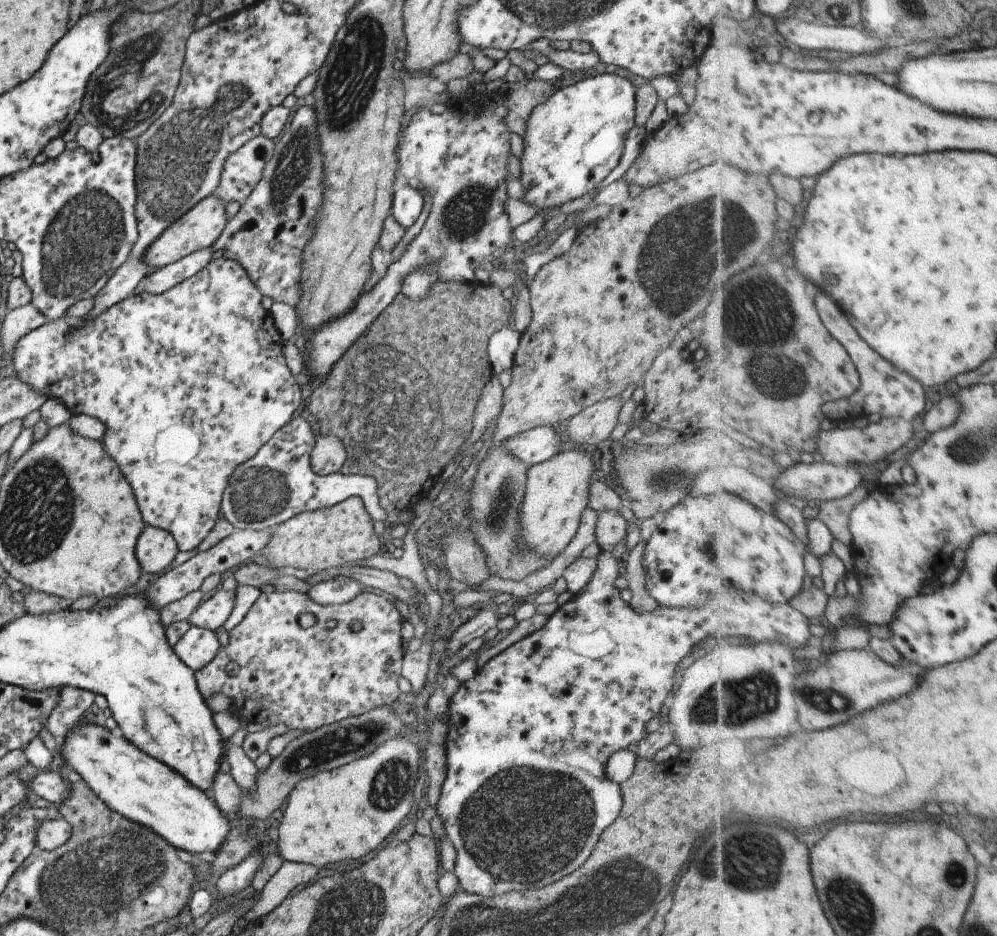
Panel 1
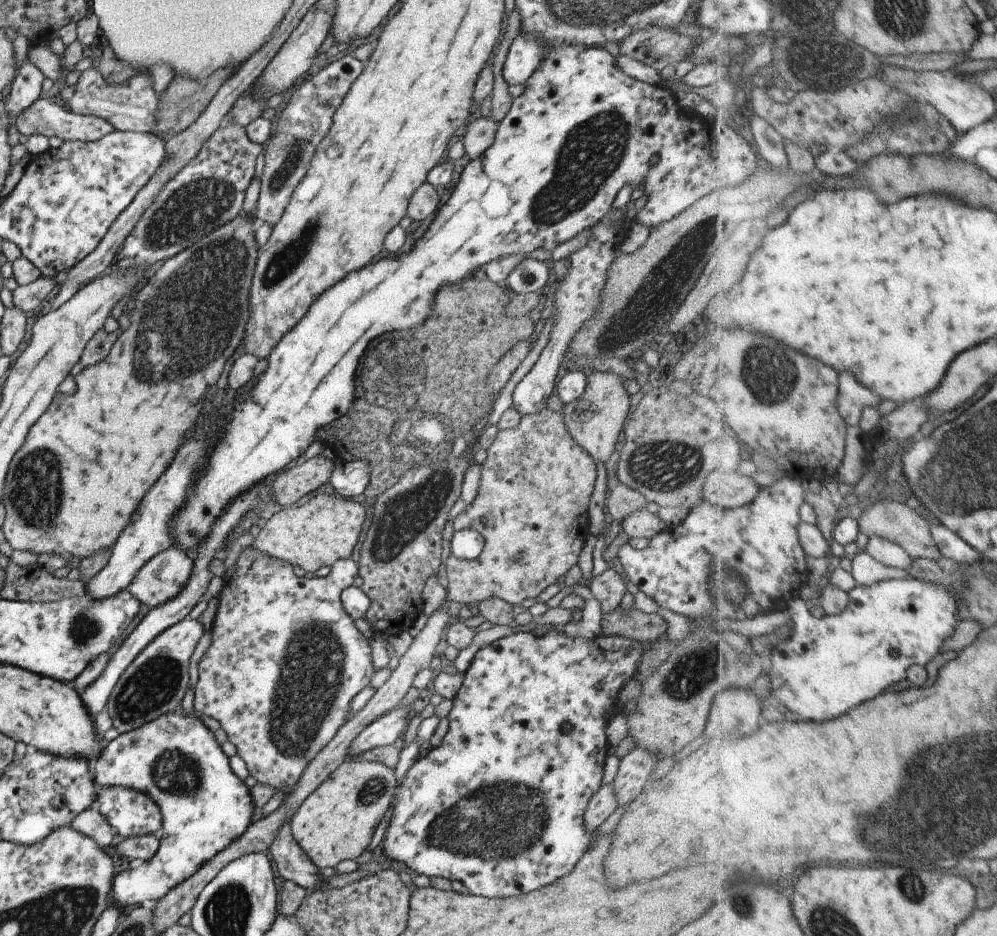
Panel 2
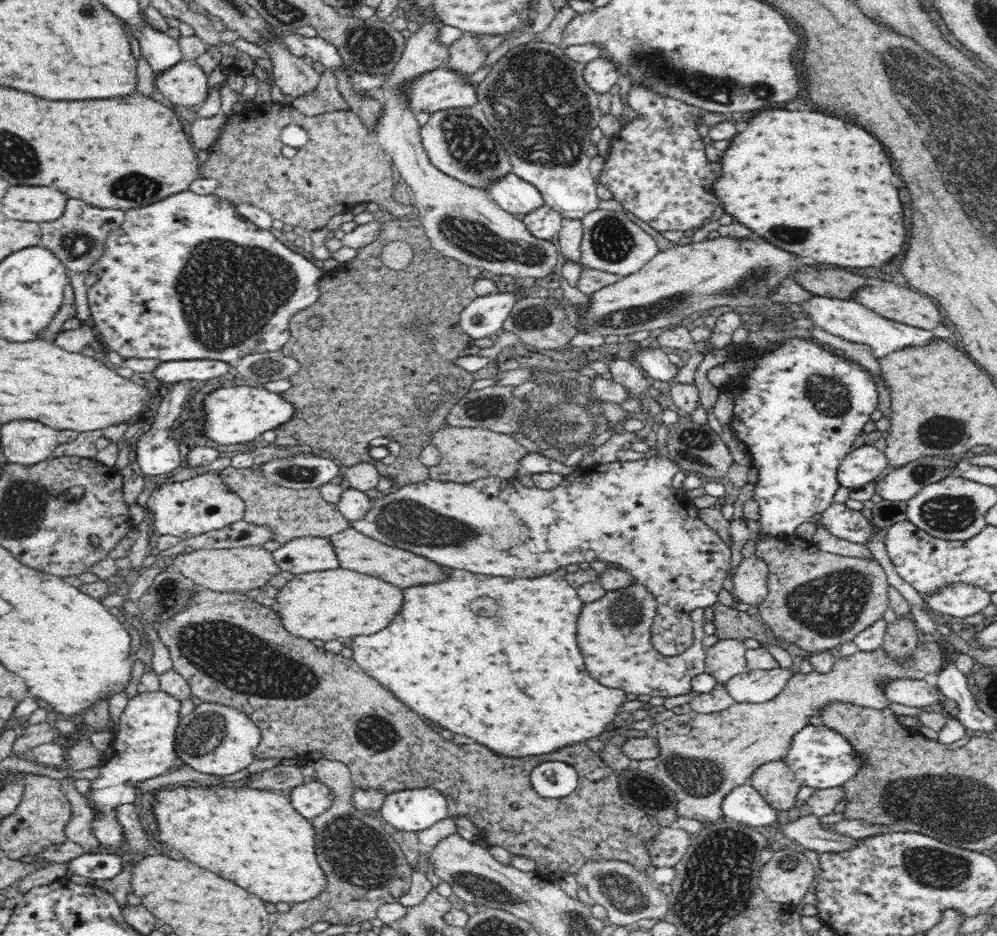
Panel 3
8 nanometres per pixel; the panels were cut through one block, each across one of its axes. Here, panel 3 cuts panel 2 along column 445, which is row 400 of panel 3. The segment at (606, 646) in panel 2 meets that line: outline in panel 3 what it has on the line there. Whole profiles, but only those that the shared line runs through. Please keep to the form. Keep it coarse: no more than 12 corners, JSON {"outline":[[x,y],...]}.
{"outline":[[798,337],[732,382],[760,530],[834,503],[873,374]]}

